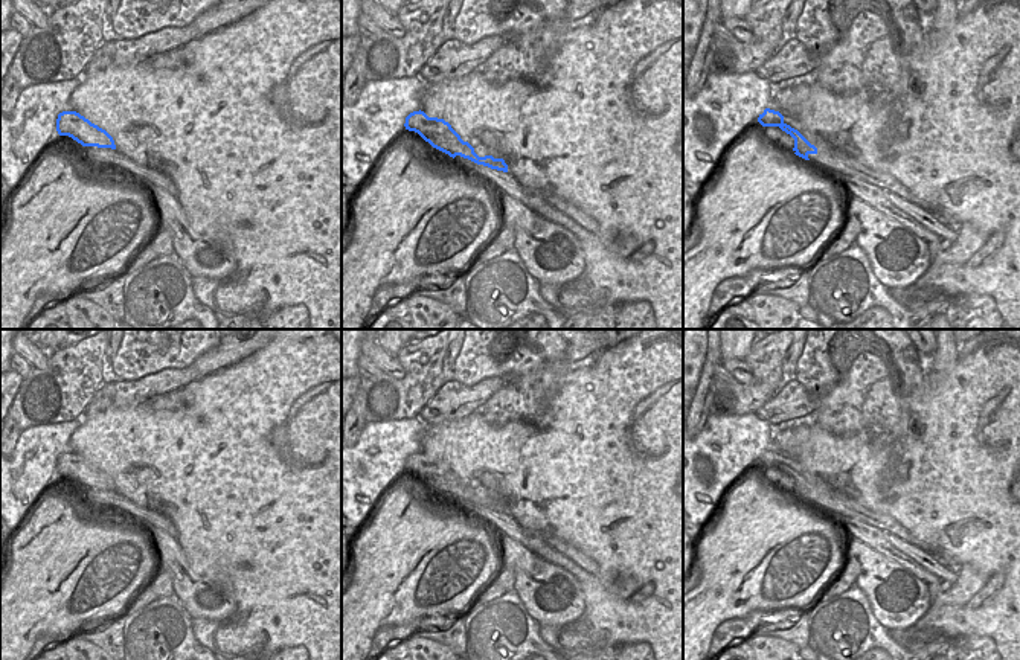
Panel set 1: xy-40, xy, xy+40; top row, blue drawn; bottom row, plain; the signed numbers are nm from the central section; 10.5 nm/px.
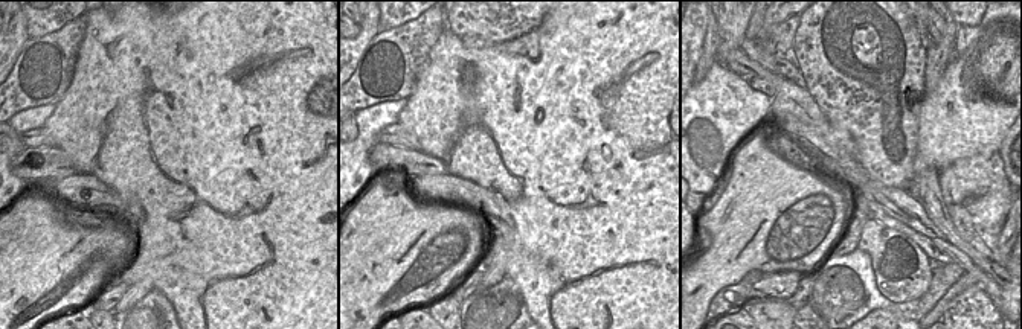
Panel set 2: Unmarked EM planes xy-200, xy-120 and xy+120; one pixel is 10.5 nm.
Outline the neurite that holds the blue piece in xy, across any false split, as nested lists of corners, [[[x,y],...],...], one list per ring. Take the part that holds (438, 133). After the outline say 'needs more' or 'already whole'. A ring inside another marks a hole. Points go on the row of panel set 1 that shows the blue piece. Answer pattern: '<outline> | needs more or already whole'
[[[413,111],[406,117],[406,130],[418,133],[433,148],[448,154],[450,157],[460,155],[477,165],[488,166],[491,169],[508,172],[508,165],[503,159],[494,159],[492,155],[479,157],[474,148],[460,139],[460,136],[451,128],[448,122],[438,117],[428,117],[424,111]]] | already whole

